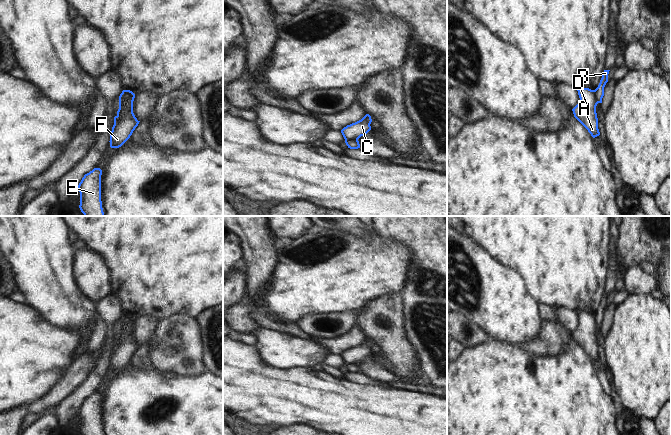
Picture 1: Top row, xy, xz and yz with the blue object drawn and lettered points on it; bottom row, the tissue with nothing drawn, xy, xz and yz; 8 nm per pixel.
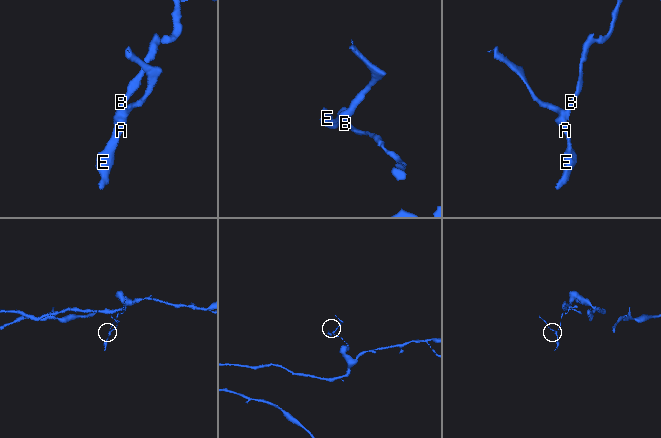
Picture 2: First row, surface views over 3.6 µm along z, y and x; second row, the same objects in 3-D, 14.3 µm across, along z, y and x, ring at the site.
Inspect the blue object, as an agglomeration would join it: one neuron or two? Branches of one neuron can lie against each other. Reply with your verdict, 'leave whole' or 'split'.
split

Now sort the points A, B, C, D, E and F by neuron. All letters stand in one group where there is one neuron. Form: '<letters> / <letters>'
A C D E F / B

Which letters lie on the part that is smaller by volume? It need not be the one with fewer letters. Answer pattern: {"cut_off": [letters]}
{"cut_off": ["A", "C", "D", "E", "F"]}

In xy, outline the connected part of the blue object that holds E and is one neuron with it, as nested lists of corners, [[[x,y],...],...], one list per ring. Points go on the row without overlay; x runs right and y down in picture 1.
[[[94,392],[85,398],[78,409],[80,416],[81,435],[103,435],[101,425],[101,399],[100,392]]]

